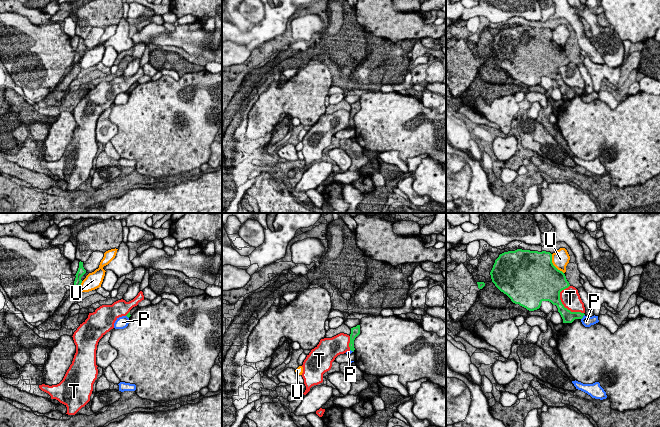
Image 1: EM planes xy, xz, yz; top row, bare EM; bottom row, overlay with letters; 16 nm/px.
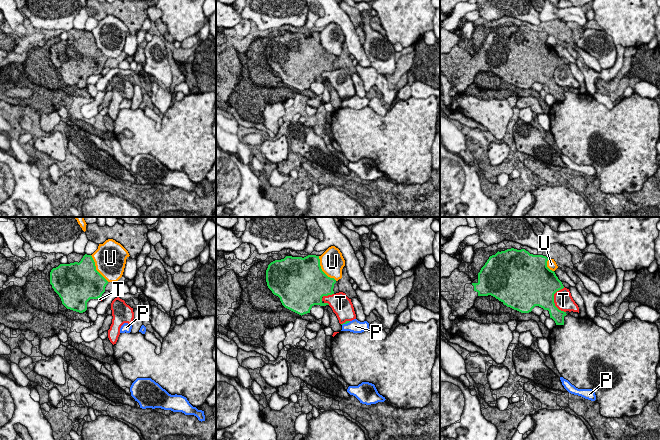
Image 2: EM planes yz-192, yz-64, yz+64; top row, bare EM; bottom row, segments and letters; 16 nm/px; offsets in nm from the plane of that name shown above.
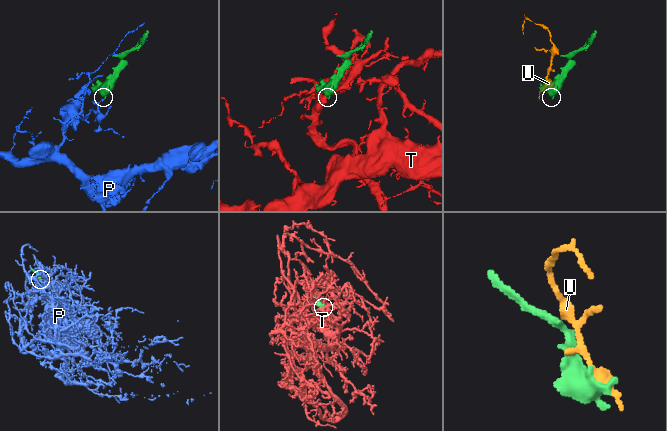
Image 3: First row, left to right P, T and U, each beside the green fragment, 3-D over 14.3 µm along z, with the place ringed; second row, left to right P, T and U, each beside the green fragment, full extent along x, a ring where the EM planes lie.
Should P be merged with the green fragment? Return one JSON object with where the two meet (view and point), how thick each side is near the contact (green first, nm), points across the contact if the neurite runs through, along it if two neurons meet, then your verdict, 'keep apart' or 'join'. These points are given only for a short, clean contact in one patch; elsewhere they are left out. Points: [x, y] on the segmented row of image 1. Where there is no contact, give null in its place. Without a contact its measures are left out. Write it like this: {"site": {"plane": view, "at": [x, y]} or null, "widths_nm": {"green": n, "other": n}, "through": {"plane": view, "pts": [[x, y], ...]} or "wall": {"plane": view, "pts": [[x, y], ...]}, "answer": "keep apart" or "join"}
{"site": {"plane": "yz", "at": [582, 317]}, "widths_nm": {"green": 190, "other": 160}, "wall": {"plane": "yz", "pts": [[584, 314], [581, 319]]}, "answer": "keep apart"}

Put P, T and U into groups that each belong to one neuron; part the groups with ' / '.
P U / T

